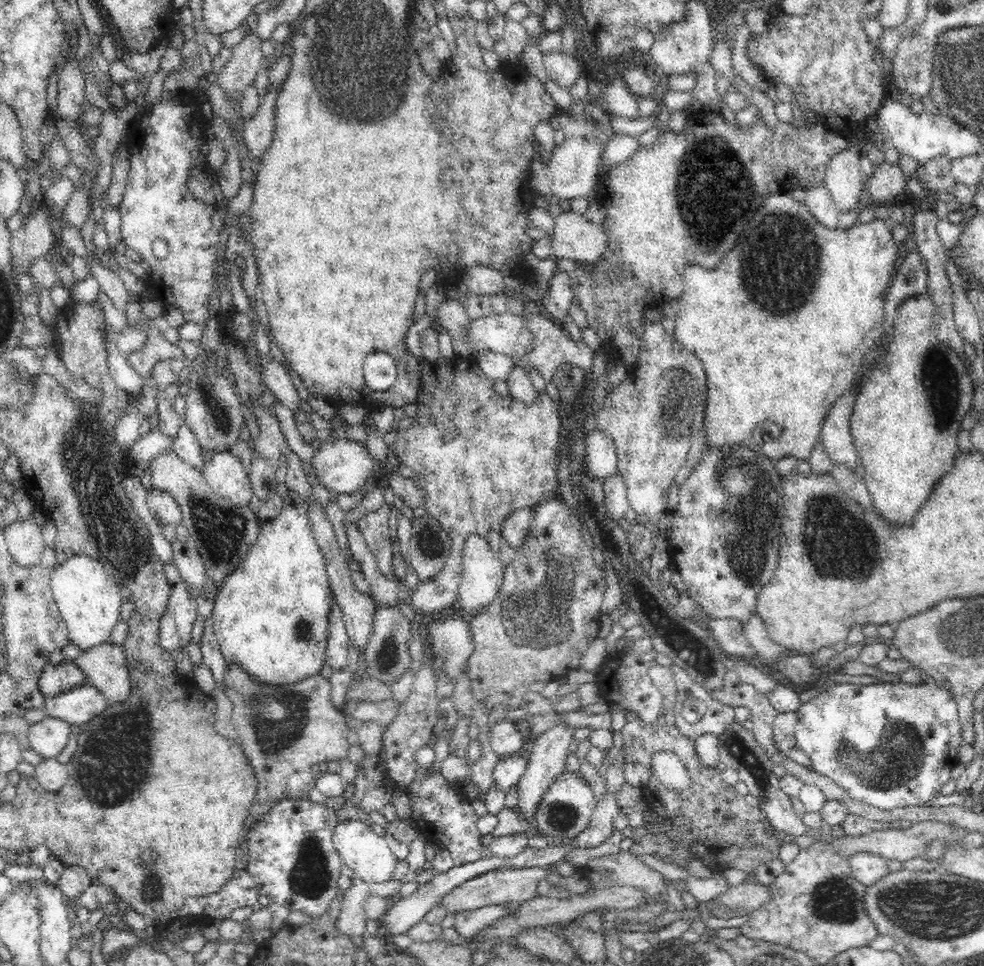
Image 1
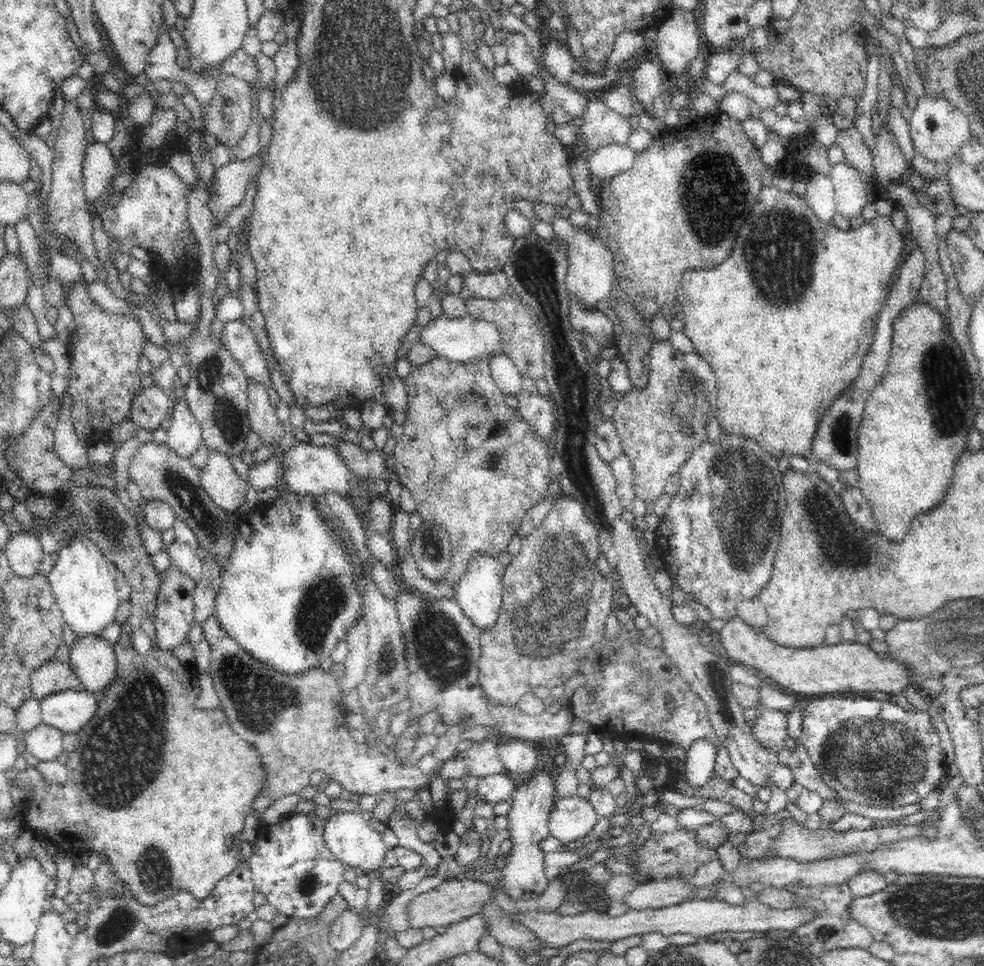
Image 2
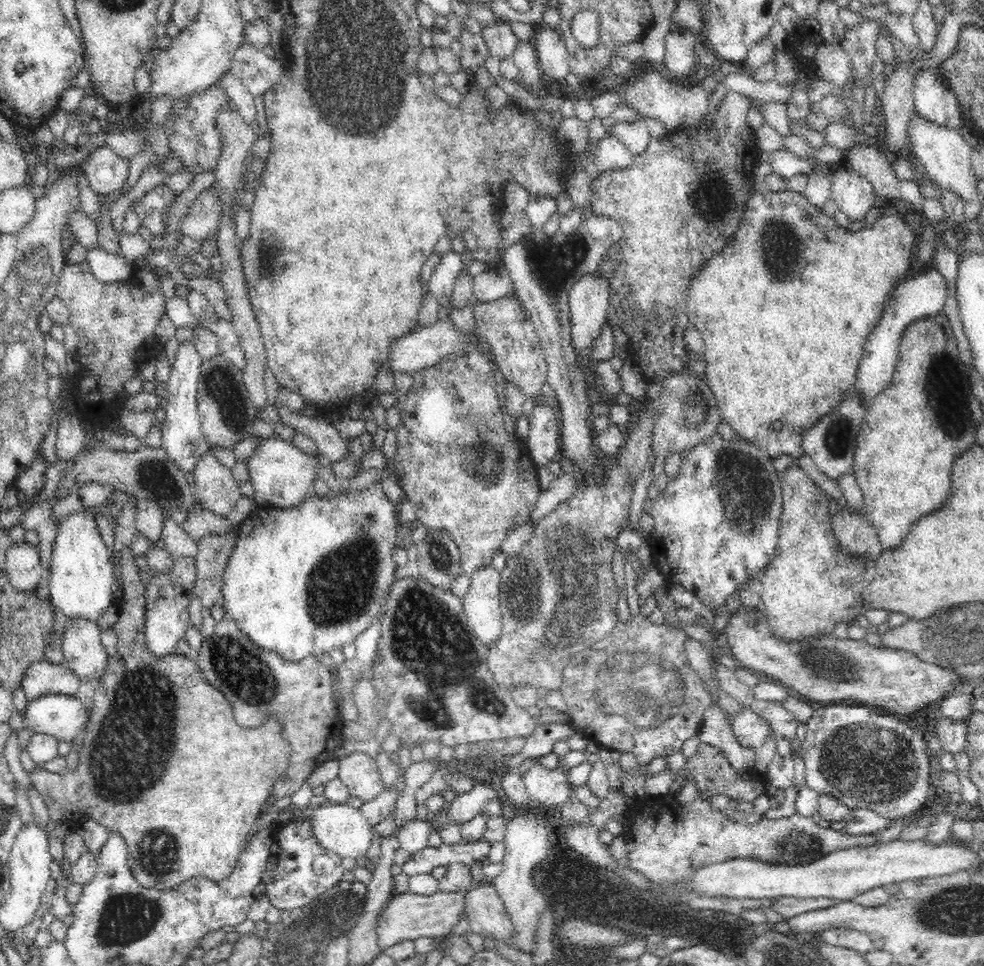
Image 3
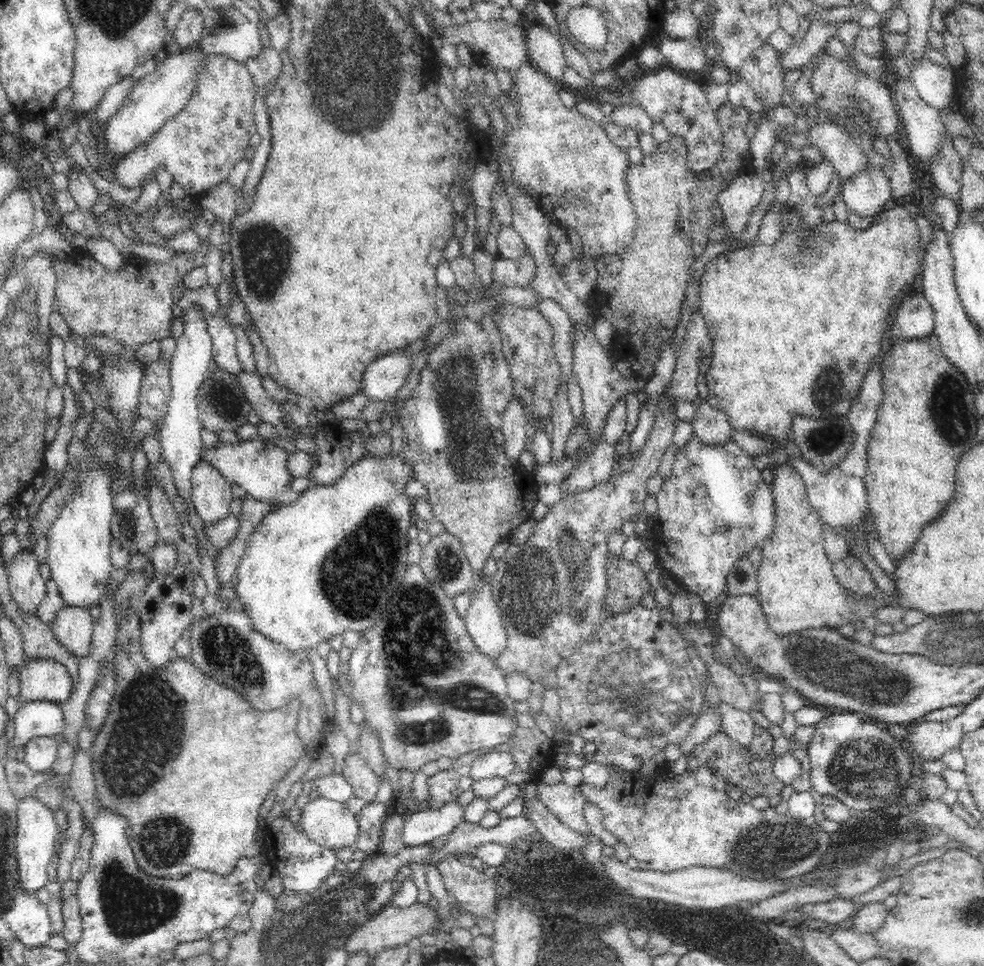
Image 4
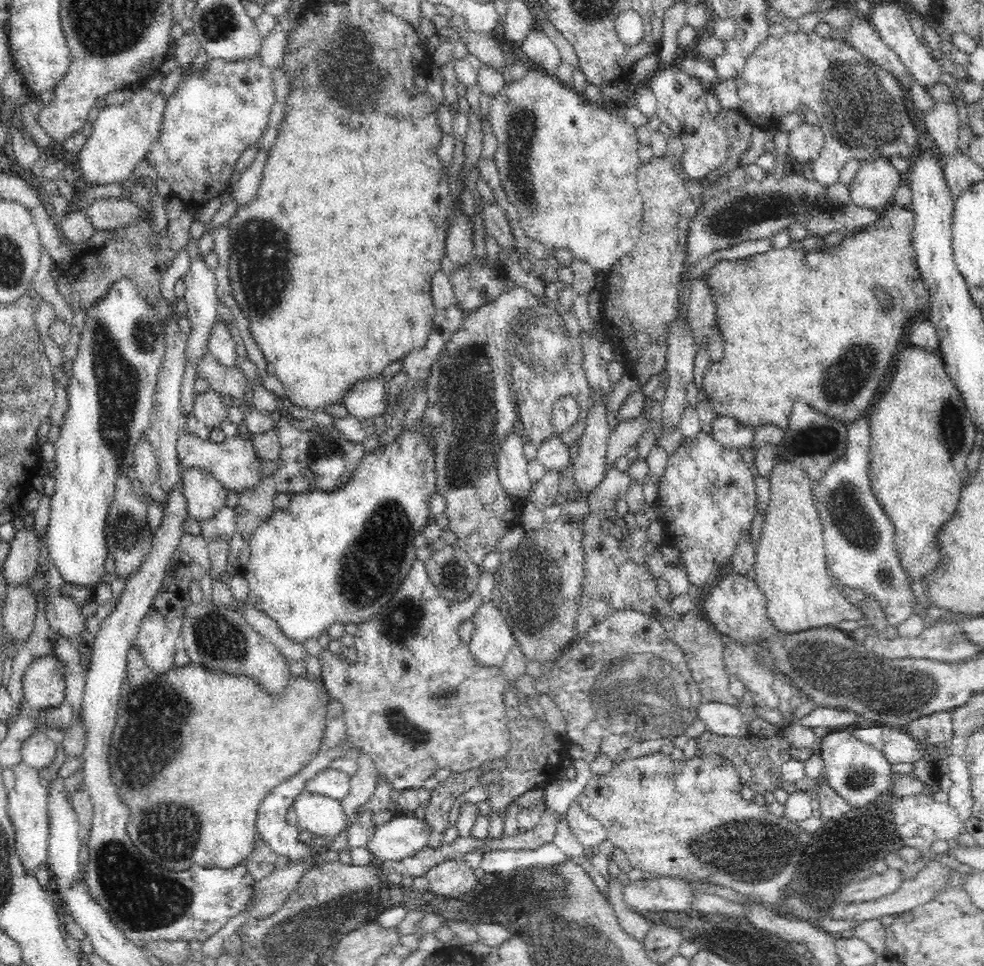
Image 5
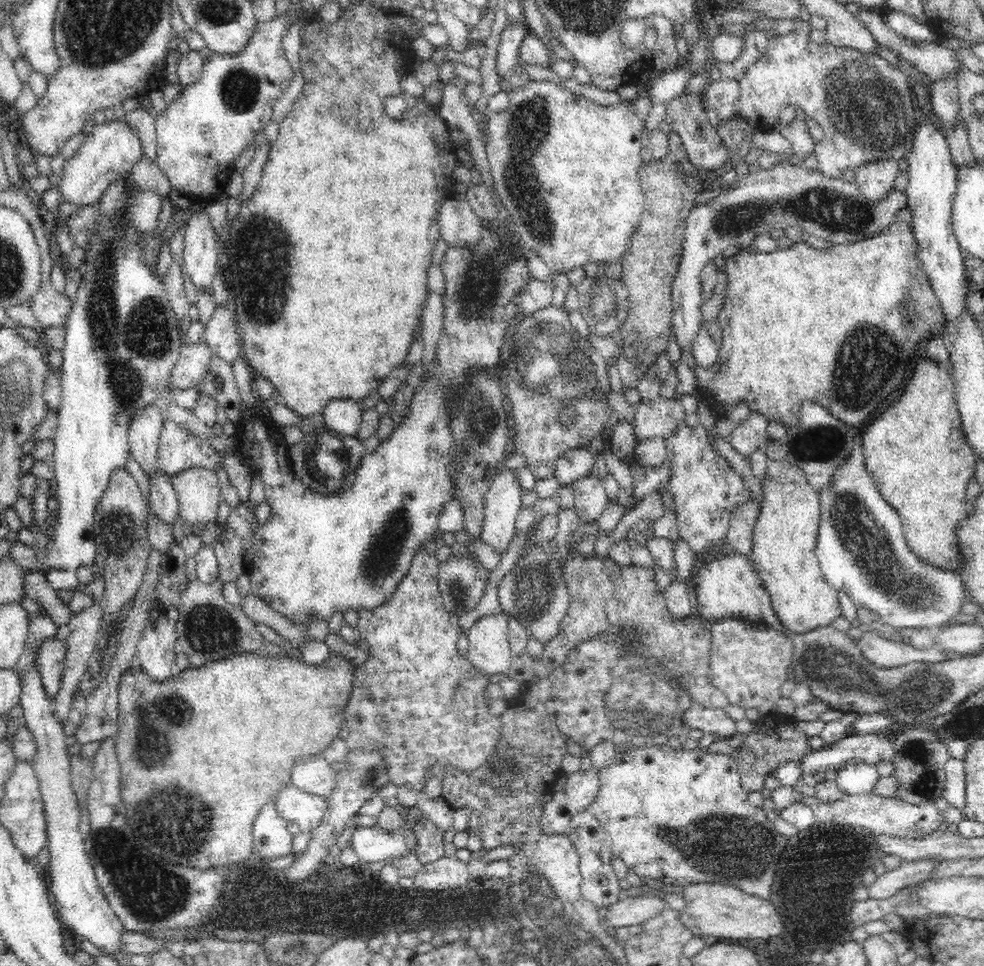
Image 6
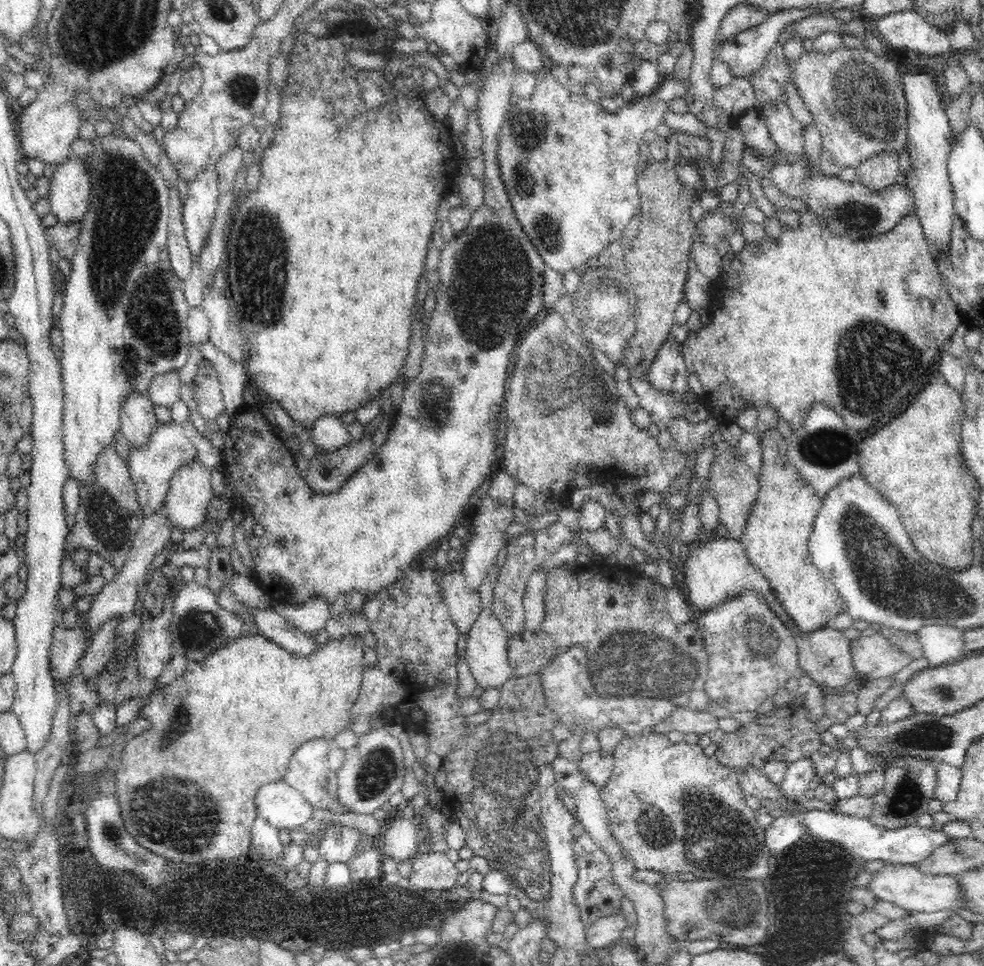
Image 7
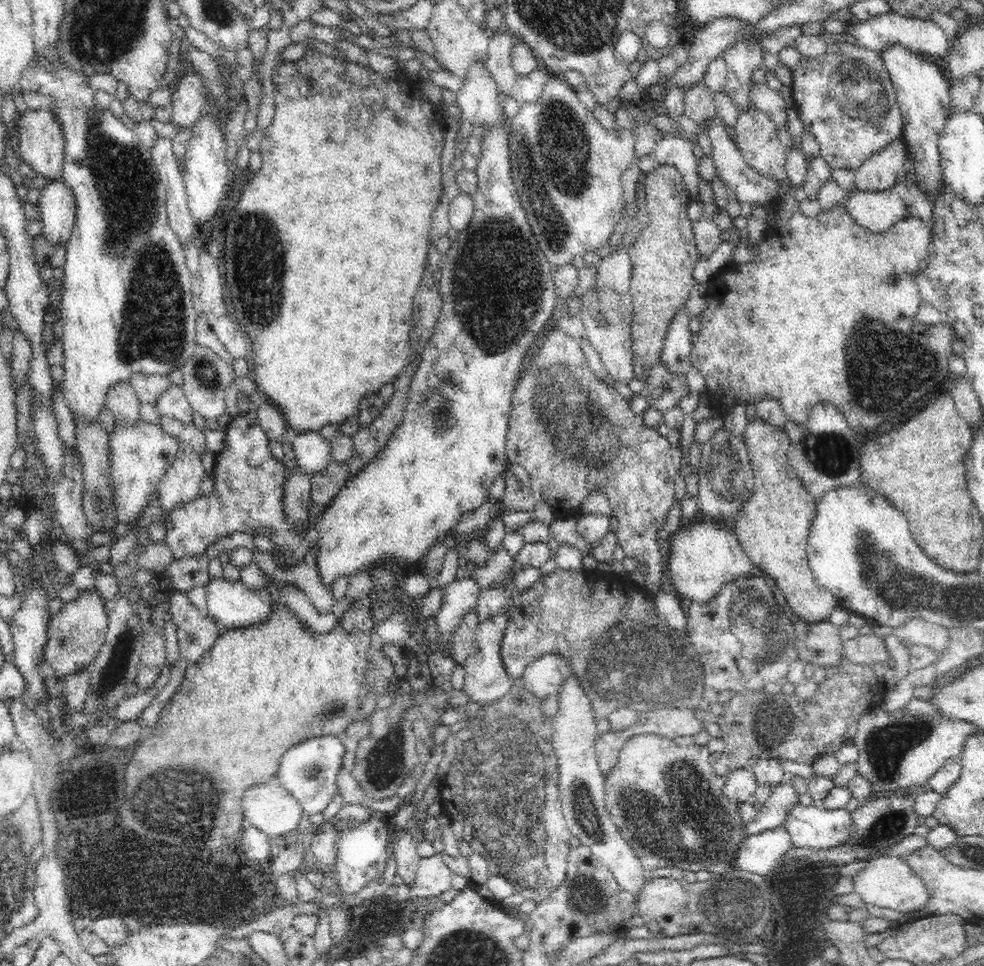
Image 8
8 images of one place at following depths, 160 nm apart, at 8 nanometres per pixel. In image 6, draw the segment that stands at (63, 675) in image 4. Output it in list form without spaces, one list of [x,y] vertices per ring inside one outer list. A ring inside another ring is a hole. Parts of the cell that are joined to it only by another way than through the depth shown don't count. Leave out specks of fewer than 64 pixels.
[[[56,637],[46,638],[37,650],[36,663],[42,673],[42,683],[48,696],[54,698],[61,685],[67,648],[65,641]]]

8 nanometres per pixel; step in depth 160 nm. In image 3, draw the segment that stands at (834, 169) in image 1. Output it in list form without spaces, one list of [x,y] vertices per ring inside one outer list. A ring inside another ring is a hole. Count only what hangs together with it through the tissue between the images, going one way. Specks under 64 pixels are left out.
[[[846,168],[830,171],[832,198],[850,222],[861,221],[876,206],[878,195],[867,178]]]

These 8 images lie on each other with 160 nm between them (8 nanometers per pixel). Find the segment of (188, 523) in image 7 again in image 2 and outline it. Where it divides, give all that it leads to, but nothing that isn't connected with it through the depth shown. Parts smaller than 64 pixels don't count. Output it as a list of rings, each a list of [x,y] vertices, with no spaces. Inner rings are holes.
[[[209,451],[206,467],[200,471],[202,489],[221,511],[234,514],[246,500],[248,486],[234,467],[229,457],[220,451]]]

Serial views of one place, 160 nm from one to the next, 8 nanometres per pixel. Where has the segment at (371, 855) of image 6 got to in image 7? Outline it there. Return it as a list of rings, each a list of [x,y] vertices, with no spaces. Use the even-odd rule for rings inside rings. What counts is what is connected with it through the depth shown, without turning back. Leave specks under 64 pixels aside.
[[[332,827],[320,837],[320,858],[328,864],[348,862],[348,859],[360,848],[363,834],[356,828]]]

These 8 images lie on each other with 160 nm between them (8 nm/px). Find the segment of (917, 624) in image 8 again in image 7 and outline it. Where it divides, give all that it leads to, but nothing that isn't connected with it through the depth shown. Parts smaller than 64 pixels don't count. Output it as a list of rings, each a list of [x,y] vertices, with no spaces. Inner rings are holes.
[[[928,624],[914,632],[924,648],[928,668],[934,670],[964,656],[961,654],[963,632],[962,629],[940,624]]]

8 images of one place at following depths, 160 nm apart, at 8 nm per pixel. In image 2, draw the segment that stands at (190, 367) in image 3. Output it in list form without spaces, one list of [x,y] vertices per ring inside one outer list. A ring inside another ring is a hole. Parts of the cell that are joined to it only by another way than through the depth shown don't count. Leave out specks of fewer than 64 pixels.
[[[180,395],[176,405],[172,407],[172,420],[167,431],[168,445],[180,458],[192,458],[203,442],[203,432],[200,423],[192,414],[186,395]]]

